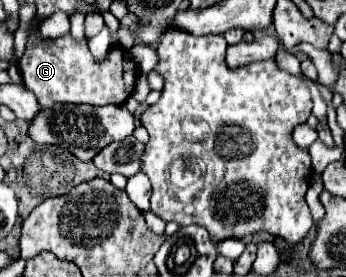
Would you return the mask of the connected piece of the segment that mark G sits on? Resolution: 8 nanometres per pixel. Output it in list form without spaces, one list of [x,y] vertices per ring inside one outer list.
[[[37,34],[31,36],[25,54],[21,56],[19,62],[19,70],[23,74],[25,80],[25,88],[29,88],[35,96],[37,102],[41,106],[53,106],[55,102],[61,104],[91,104],[91,106],[107,106],[107,104],[123,104],[135,86],[135,78],[137,78],[137,66],[133,64],[133,60],[129,56],[123,56],[121,48],[111,48],[109,56],[101,62],[95,64],[93,56],[87,48],[87,40],[83,42],[75,42],[69,34],[57,40],[39,40]]]

